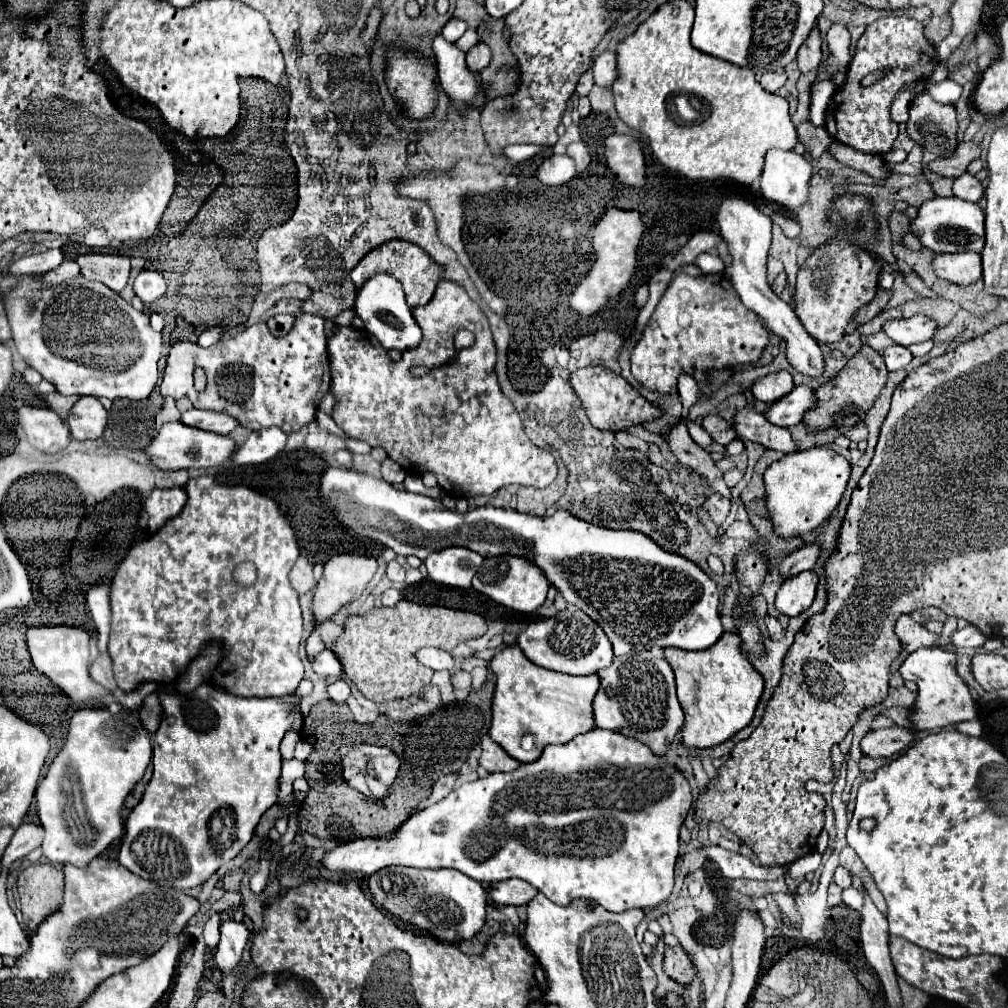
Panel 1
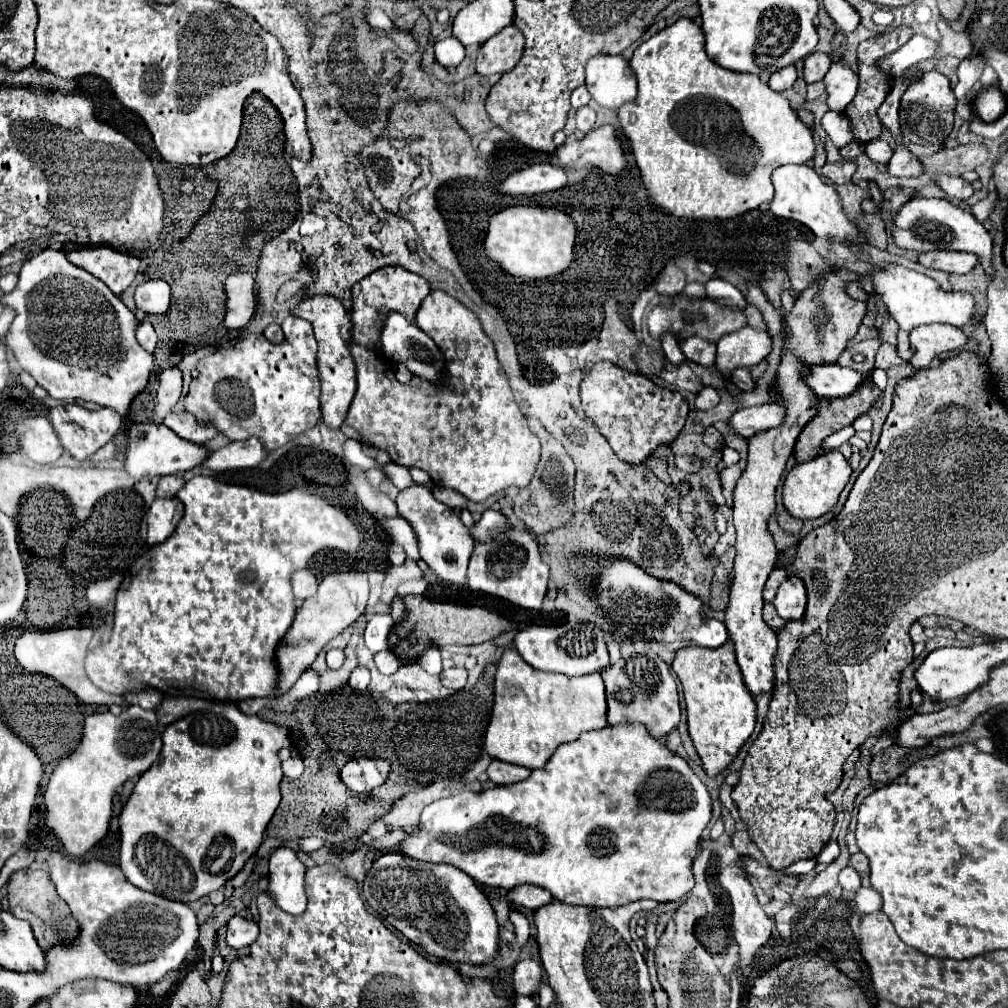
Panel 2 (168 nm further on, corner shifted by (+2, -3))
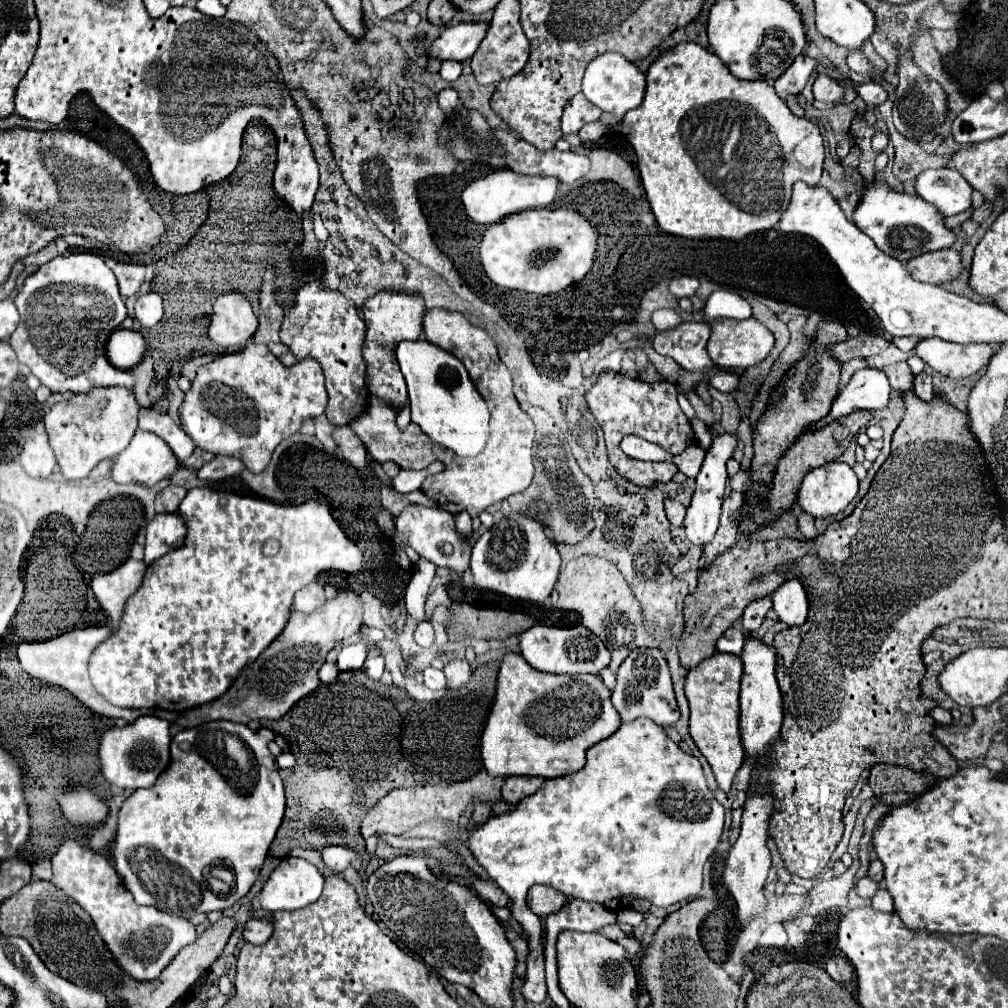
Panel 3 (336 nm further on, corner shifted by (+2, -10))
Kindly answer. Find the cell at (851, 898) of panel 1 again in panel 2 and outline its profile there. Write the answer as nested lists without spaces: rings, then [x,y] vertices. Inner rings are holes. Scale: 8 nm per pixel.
[[[860,887],[860,891],[856,893],[854,903],[856,903],[856,911],[862,913],[862,915],[882,909],[880,893],[876,889],[872,889],[872,887]]]

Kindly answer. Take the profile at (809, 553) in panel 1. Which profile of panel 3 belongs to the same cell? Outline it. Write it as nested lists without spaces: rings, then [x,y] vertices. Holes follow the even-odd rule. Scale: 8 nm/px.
[[[764,596],[764,598],[748,604],[748,608],[744,610],[744,616],[742,616],[742,630],[744,632],[758,630],[770,608],[772,608],[772,596]]]

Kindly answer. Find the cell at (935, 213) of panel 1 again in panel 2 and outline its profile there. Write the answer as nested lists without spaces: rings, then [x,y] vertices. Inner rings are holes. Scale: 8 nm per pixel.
[[[910,199],[904,203],[896,215],[892,217],[892,239],[900,249],[910,251],[934,251],[934,249],[948,249],[948,251],[968,251],[980,257],[982,267],[986,273],[990,273],[992,263],[992,237],[986,231],[986,227],[976,221],[976,217],[968,211],[962,211],[960,207],[952,205],[946,199]]]

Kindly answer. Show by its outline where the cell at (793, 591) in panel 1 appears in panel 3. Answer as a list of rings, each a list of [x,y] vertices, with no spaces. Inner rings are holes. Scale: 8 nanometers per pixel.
[[[788,580],[784,582],[774,594],[774,612],[778,618],[788,624],[788,626],[802,626],[806,622],[808,614],[808,598],[798,580]]]

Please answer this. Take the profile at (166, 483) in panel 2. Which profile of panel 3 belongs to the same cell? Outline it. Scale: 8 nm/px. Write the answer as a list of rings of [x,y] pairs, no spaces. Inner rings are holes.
[[[166,486],[158,496],[156,496],[156,512],[176,512],[178,504],[186,496],[186,488],[182,486]]]

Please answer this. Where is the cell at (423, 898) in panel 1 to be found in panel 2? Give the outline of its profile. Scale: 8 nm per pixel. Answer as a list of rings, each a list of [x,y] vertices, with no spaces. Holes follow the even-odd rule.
[[[398,853],[380,855],[366,873],[364,899],[408,941],[448,963],[488,965],[498,957],[498,921],[476,881],[448,863],[420,863]]]

